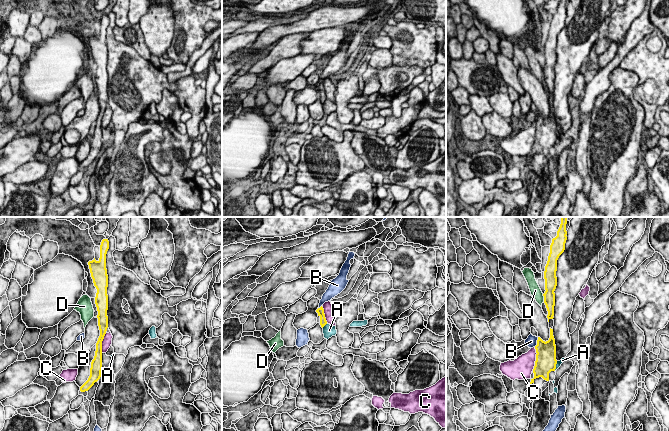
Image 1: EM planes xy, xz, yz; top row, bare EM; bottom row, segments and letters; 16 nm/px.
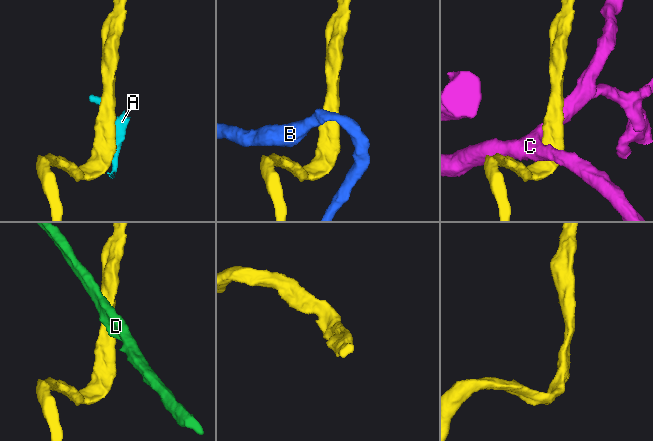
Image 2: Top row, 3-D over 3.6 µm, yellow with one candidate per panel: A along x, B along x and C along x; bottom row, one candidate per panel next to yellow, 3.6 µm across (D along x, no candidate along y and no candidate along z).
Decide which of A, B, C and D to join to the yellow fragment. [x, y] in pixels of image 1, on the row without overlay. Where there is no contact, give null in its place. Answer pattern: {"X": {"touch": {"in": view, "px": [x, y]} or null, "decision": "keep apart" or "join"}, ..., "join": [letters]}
{"A": {"touch": {"in": "xz", "px": [324, 101]}, "decision": "keep apart"}, "B": {"touch": {"in": "yz", "px": [537, 118]}, "decision": "keep apart"}, "C": {"touch": {"in": "yz", "px": [536, 135]}, "decision": "keep apart"}, "D": {"touch": {"in": "yz", "px": [544, 74]}, "decision": "keep apart"}, "join": []}

